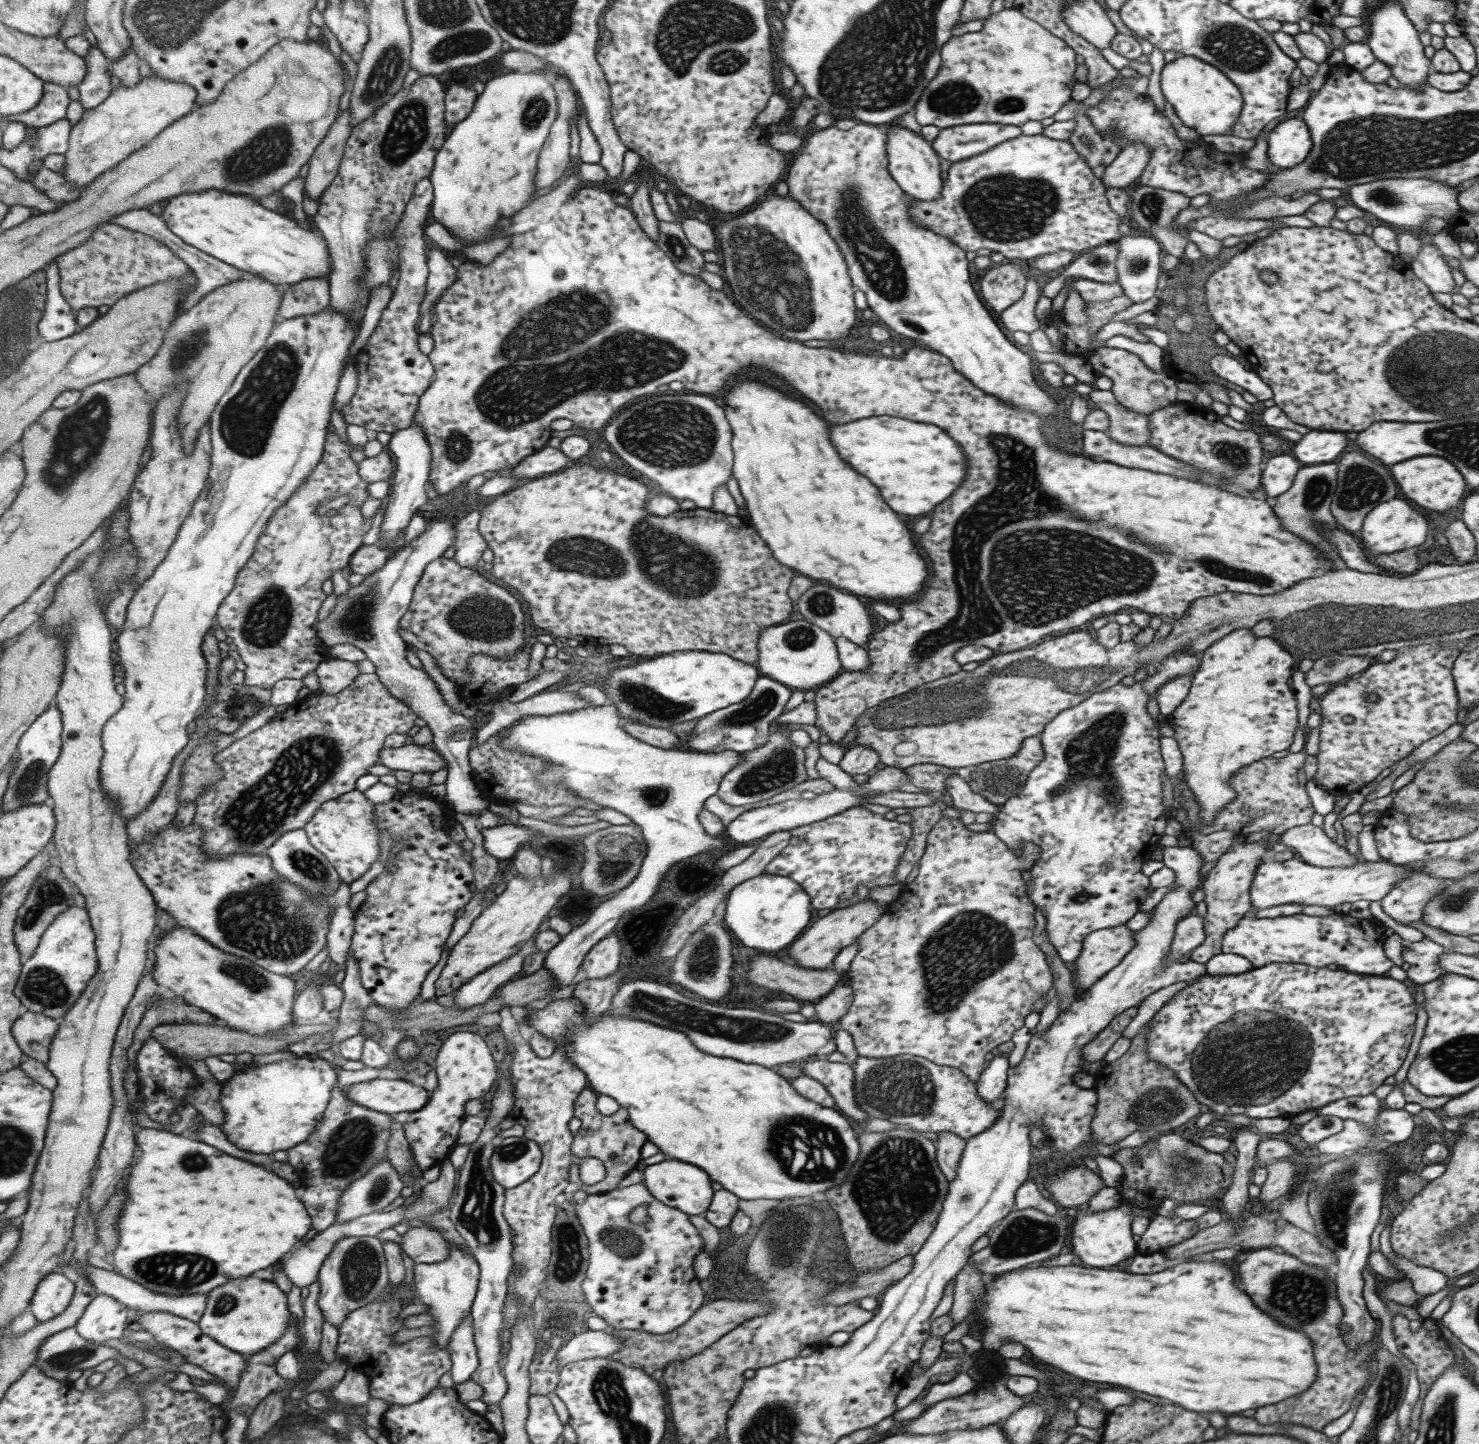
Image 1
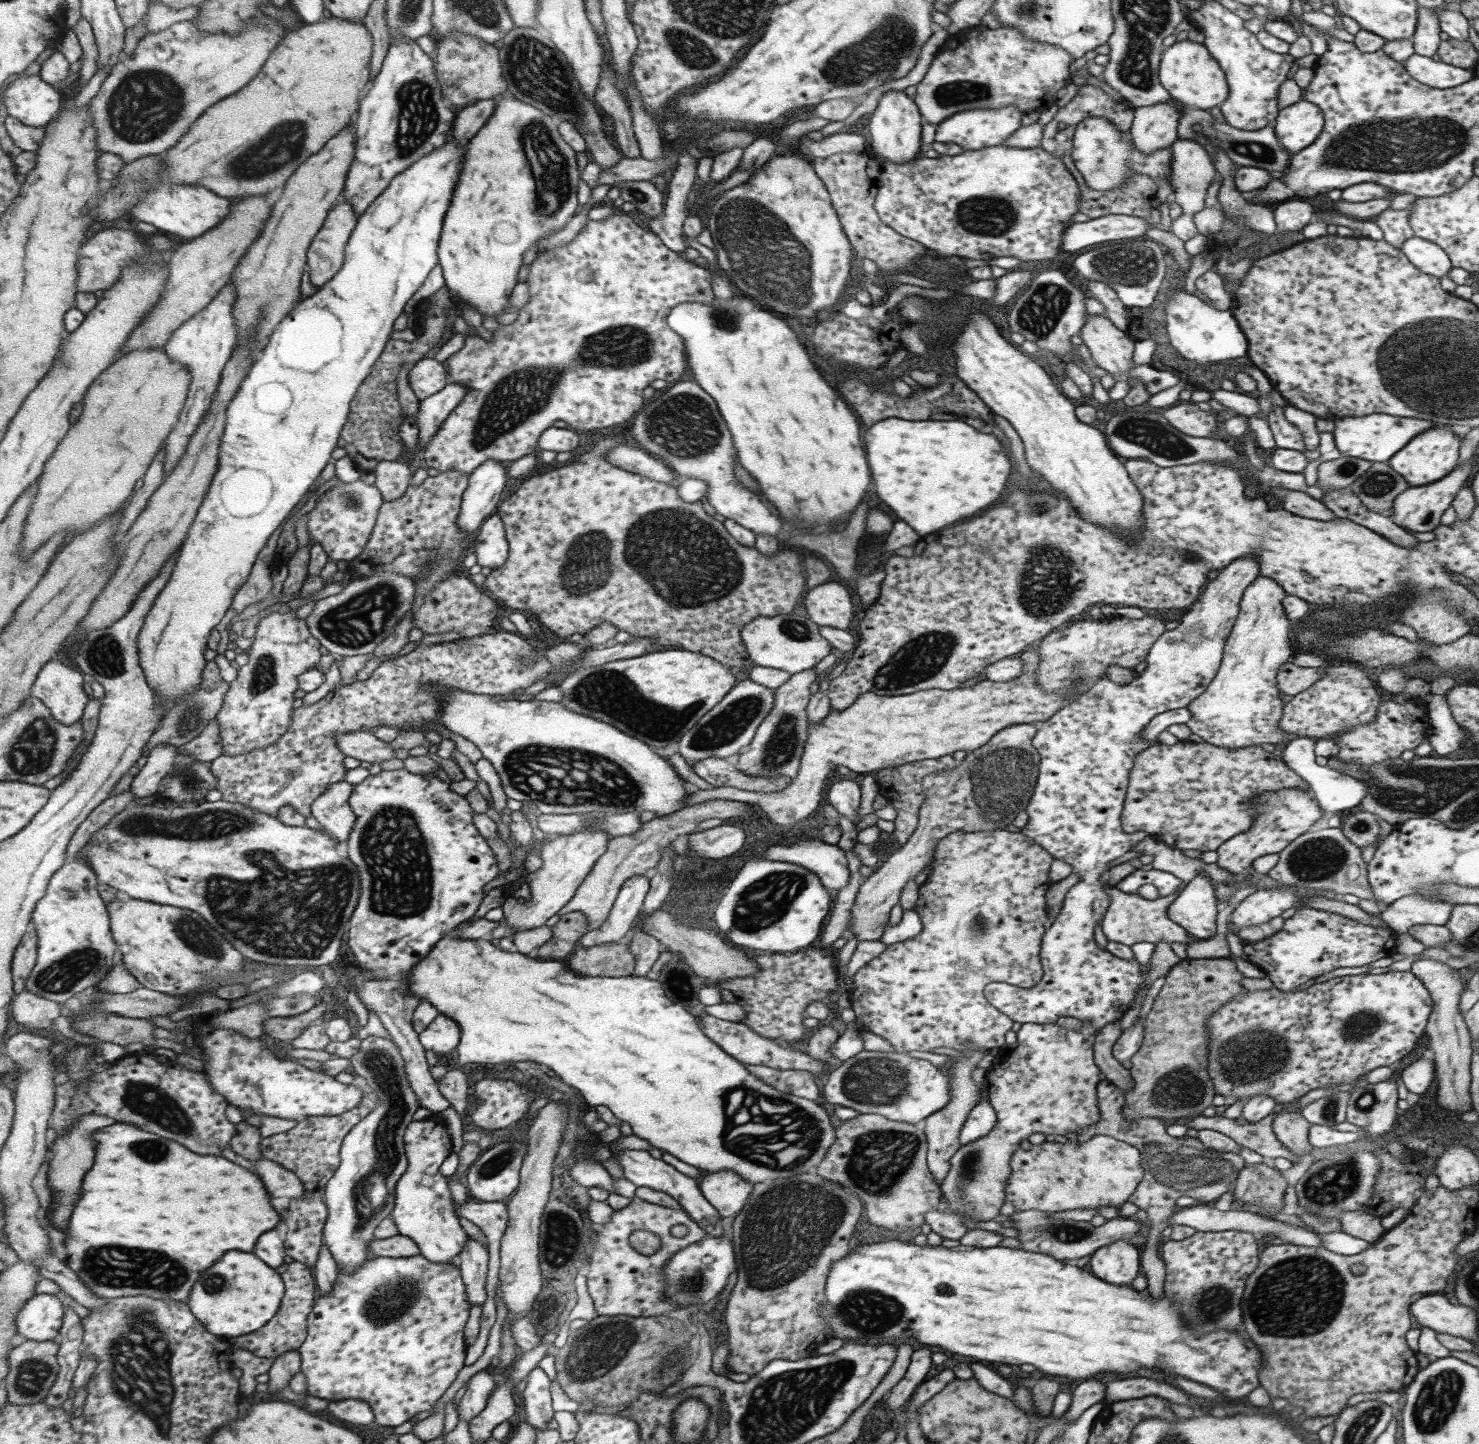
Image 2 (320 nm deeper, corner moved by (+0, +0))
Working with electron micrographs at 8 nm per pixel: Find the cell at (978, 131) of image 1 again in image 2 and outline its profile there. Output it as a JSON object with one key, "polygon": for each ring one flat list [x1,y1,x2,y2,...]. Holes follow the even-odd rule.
{"polygon":[[1013,105,991,110,964,110,944,118,936,125,934,141,954,142,963,146,963,150,979,150,979,148,987,148,987,146,1001,145,1005,138,1020,127,1021,117,1020,110]]}

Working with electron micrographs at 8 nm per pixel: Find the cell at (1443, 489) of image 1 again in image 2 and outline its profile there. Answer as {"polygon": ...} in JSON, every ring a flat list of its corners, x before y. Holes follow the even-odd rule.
{"polygon":[[1440,425,1441,428,1430,428,1425,434,1417,434,1403,446,1403,450,1395,452,1389,458,1389,468,1394,470,1409,487,1421,486,1438,481,1449,474,1457,464,1460,440,1449,430,1450,426]]}

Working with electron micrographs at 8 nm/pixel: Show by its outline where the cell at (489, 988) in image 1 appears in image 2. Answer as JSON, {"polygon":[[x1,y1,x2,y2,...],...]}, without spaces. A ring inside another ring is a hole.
{"polygon":[[440,1013,426,1026,424,1031,420,1032,420,1041,423,1046,427,1050,432,1050,445,1062,454,1057,459,1040,461,1040,459,1023]]}

